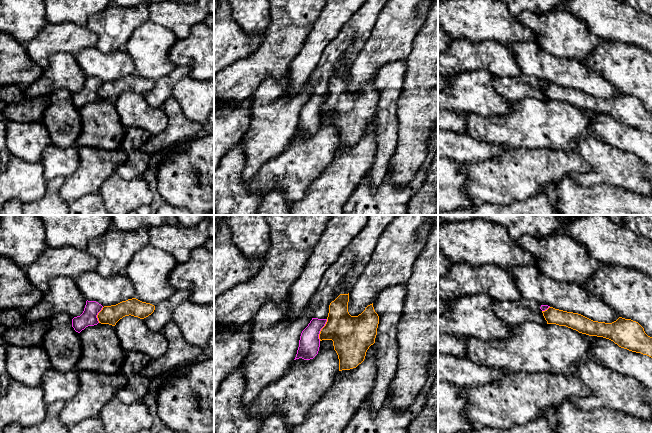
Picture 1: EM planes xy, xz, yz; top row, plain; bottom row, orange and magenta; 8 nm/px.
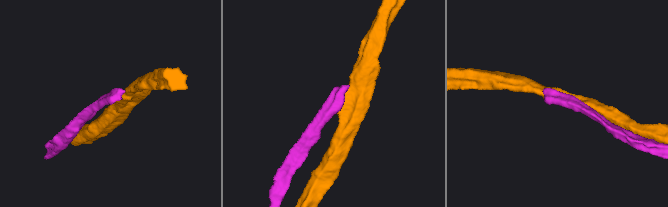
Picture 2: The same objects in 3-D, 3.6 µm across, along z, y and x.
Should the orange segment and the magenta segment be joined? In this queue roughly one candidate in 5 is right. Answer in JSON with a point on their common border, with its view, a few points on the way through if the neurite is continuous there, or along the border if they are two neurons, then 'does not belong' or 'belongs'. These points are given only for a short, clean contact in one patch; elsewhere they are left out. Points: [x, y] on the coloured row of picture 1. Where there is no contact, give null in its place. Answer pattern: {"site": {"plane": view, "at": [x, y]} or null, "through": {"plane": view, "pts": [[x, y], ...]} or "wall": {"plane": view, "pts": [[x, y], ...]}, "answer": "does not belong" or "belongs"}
{"site": {"plane": "xz", "at": [321, 330]}, "wall": {"plane": "xz", "pts": [[327, 319], [320, 331], [319, 340]]}, "answer": "does not belong"}

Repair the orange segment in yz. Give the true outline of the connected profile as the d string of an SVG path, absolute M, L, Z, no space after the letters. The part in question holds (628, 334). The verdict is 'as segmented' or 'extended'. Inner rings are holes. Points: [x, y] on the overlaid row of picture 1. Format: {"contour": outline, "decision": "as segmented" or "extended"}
{"contour": "M553 307L542 311L547 324L566 326L589 336L603 337L619 347L652 358L652 337L636 321L619 317L612 323L593 321L581 314Z", "decision": "as segmented"}

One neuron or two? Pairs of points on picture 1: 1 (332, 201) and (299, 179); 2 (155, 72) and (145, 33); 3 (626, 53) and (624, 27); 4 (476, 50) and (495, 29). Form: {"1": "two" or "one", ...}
{"1": "two", "2": "one", "3": "two", "4": "two"}

